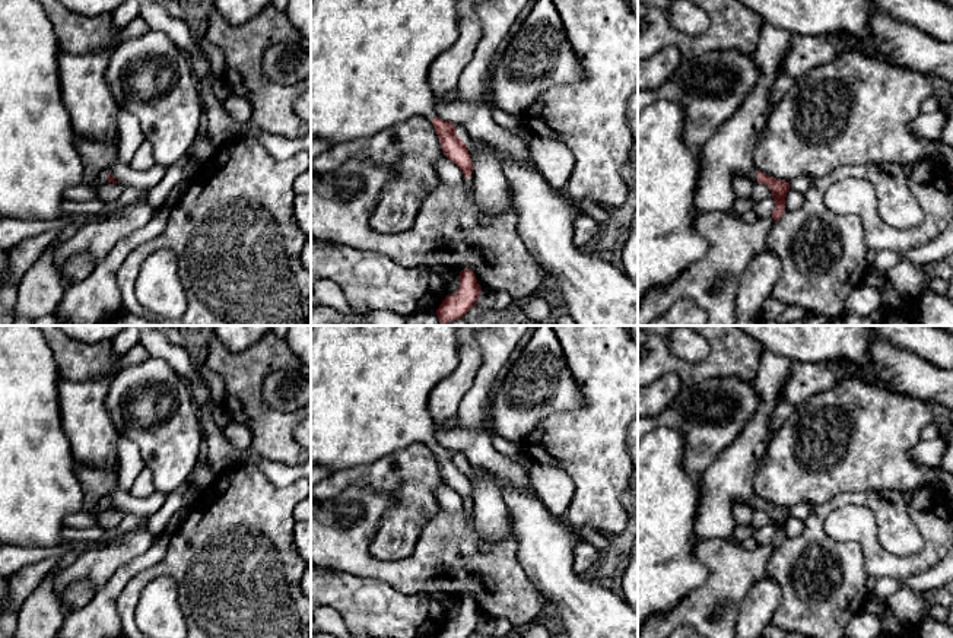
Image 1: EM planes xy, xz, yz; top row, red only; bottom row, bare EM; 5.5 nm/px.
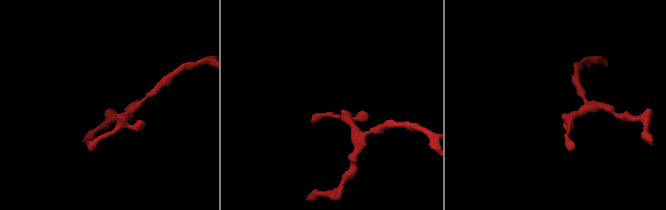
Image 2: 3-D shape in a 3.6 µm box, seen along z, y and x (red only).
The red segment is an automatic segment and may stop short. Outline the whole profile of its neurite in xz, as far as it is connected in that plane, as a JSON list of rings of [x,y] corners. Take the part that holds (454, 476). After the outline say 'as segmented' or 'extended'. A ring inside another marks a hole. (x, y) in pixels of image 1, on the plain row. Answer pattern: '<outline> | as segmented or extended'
[[[311,326],[311,463],[328,467],[334,472],[366,467],[414,442],[423,442],[432,448],[445,483],[463,498],[464,505],[471,505],[473,489],[468,476],[466,470],[458,466],[455,453],[435,442],[435,425],[428,410],[431,391],[457,368],[458,362],[458,326]]] | extended

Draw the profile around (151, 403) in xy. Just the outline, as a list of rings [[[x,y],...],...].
[[[150,356],[115,372],[105,406],[115,428],[139,445],[156,492],[166,496],[188,480],[203,428],[187,378],[165,359]]]

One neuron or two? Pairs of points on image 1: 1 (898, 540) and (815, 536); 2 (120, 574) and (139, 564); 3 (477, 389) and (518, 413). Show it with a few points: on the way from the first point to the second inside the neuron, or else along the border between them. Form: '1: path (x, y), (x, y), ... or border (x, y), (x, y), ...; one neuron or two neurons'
1: path (883, 513), (870, 500), (839, 500), (826, 508); one neuron
2: path (124, 573), (134, 567); one neuron
3: border (507, 367), (489, 403), (489, 424); two neurons

